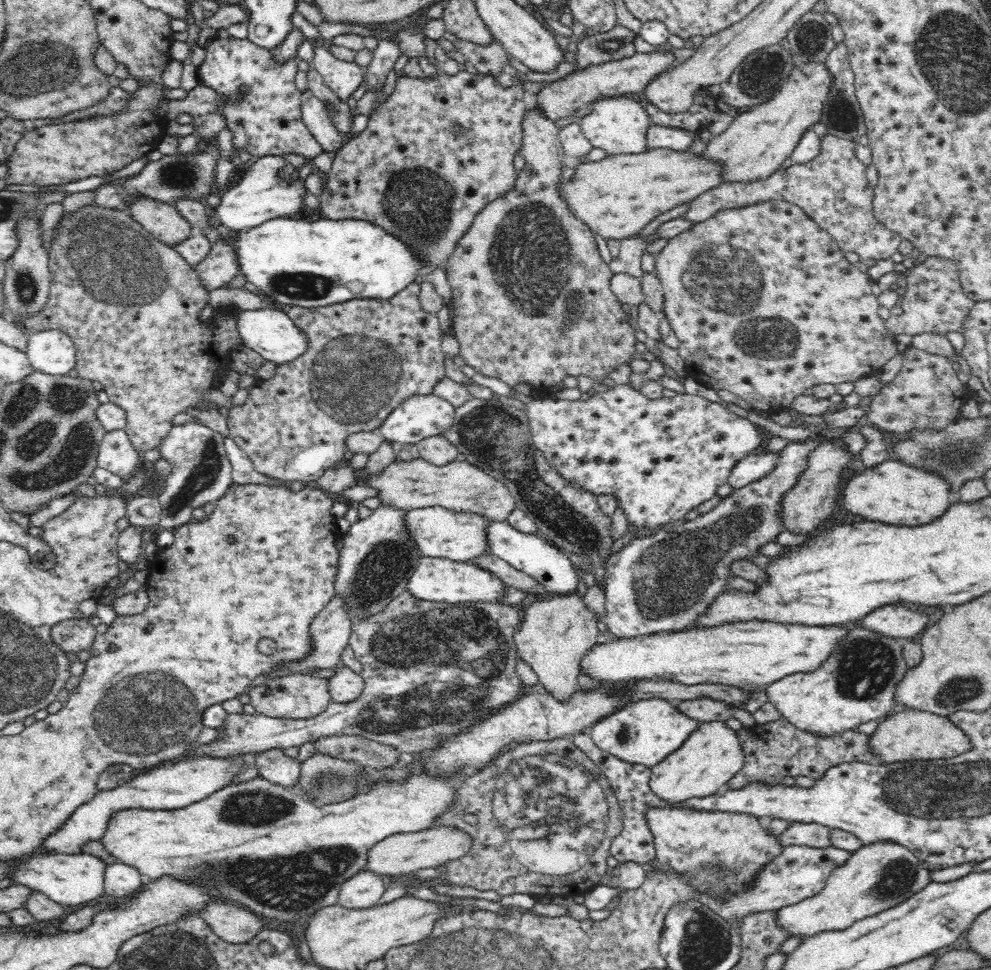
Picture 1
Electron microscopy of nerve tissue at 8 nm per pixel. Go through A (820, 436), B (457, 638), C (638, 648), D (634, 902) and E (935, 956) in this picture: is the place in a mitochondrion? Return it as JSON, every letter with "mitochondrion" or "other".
{"A":"other","B":"mitochondrion","C":"other","D":"other","E":"other"}

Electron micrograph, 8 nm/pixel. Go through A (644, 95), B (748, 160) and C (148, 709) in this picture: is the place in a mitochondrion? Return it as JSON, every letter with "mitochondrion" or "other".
{"A":"other","B":"other","C":"mitochondrion"}

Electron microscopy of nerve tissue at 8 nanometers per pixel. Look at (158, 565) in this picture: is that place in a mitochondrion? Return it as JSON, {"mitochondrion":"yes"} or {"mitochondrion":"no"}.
{"mitochondrion":"no"}

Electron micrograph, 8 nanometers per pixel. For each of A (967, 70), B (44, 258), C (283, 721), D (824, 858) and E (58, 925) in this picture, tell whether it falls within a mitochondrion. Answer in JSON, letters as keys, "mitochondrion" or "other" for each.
{"A":"mitochondrion","B":"mitochondrion","C":"other","D":"other","E":"other"}

